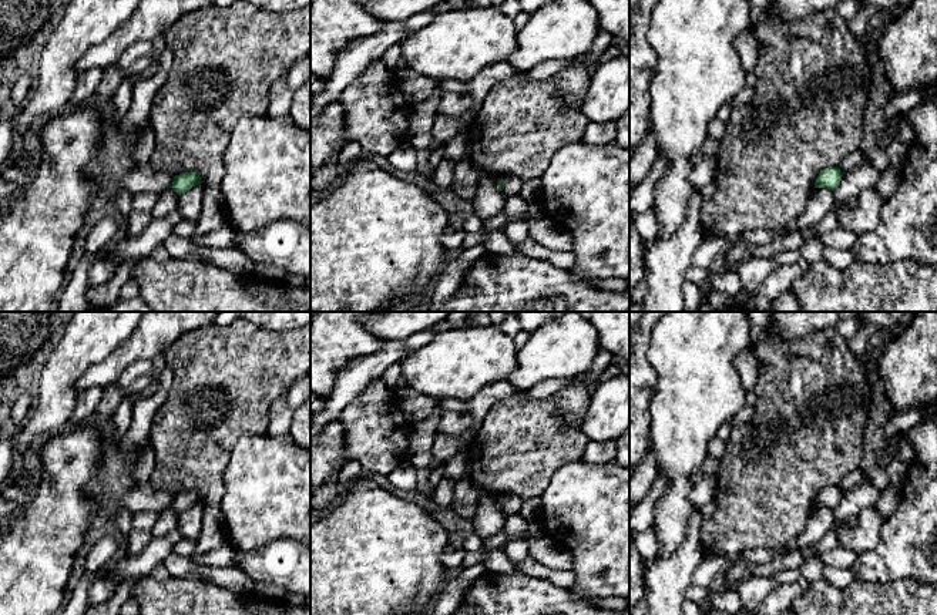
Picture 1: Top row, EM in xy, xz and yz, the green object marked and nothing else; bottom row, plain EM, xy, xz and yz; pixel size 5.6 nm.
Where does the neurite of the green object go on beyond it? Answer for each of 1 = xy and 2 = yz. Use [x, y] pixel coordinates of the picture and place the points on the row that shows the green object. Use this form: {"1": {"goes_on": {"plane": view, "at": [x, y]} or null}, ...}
{"1": {"goes_on": null}, "2": {"goes_on": null}}

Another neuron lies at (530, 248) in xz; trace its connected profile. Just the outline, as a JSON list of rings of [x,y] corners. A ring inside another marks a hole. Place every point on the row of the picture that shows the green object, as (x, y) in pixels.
[[[528,236],[524,243],[515,245],[515,249],[523,256],[545,259],[554,266],[561,268],[564,270],[575,268],[575,255],[572,252],[550,251],[543,245],[537,243],[531,236]]]

